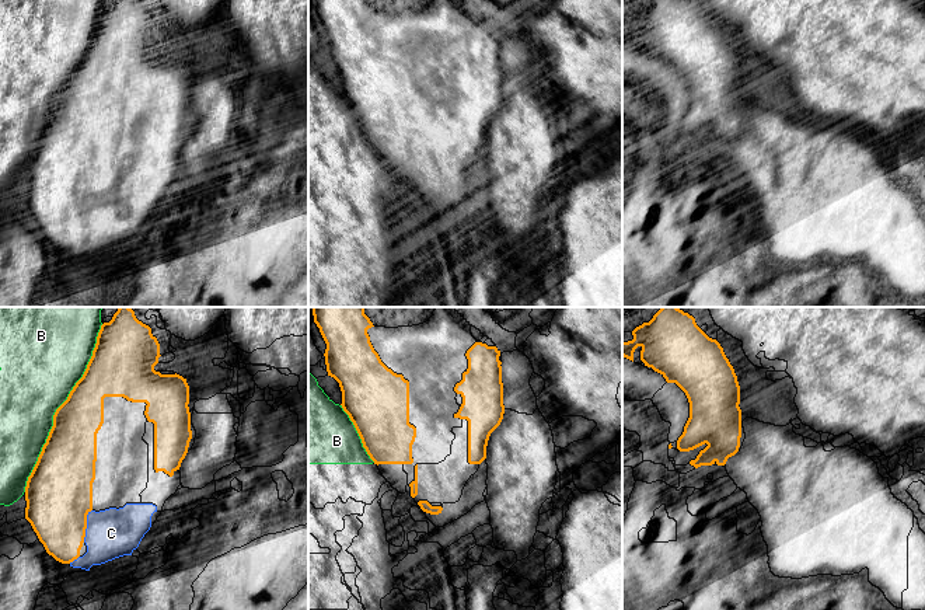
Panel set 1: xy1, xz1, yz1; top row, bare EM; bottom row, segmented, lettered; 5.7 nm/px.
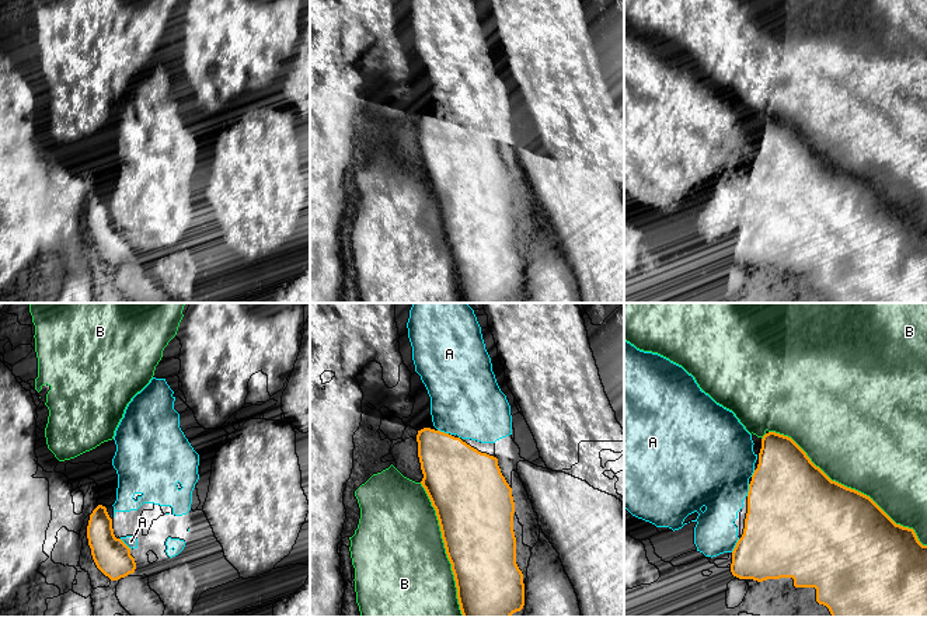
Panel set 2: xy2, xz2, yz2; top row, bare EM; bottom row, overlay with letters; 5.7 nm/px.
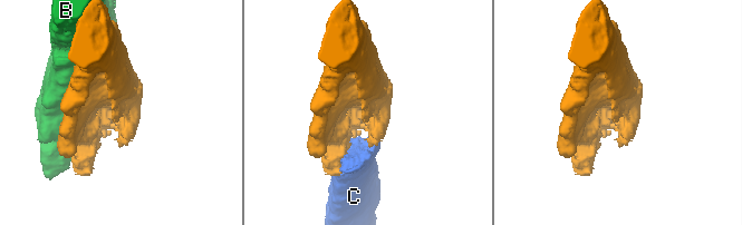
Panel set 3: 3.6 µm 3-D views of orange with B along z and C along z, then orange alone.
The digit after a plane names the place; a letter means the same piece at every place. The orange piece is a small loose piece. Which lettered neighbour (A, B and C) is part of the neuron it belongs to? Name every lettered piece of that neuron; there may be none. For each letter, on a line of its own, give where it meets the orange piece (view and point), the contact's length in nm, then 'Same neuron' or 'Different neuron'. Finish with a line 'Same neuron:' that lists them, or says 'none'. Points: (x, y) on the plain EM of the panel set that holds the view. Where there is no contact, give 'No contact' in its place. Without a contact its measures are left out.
A: Touches orange at yz2 (735, 232). Shared border 90 nm. Same neuron
B: Touches orange at xy1 (58, 94). Shared border 1050 nm. Different neuron
C: Touches orange at xy1 (86, 212). Shared border 200 nm. Same neuron
Same neuron: A, C

